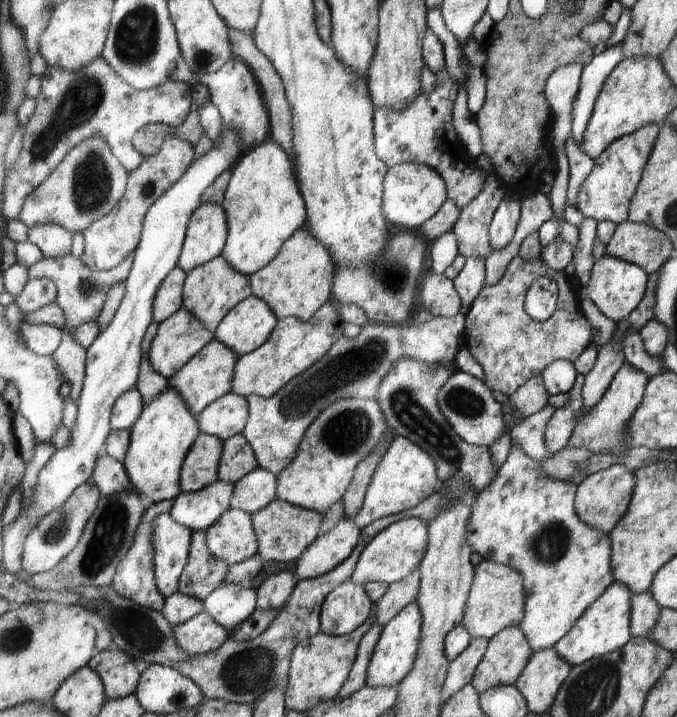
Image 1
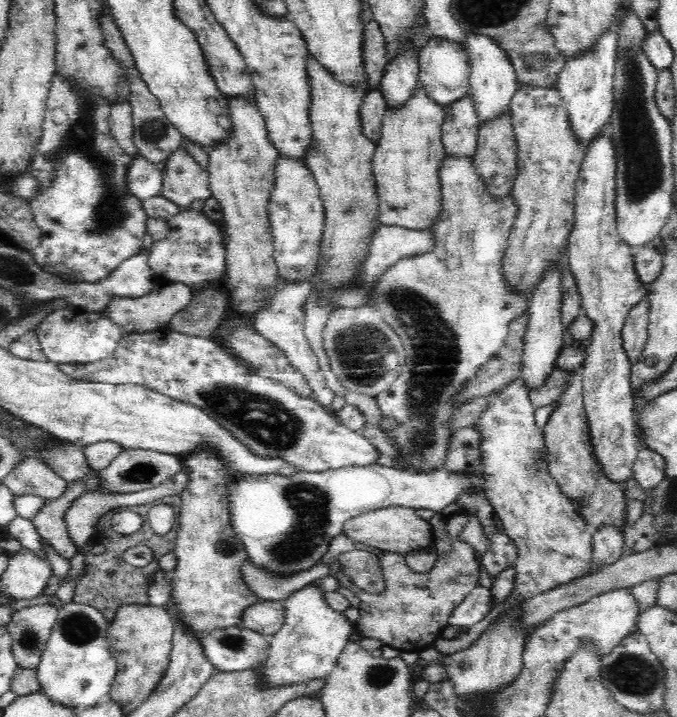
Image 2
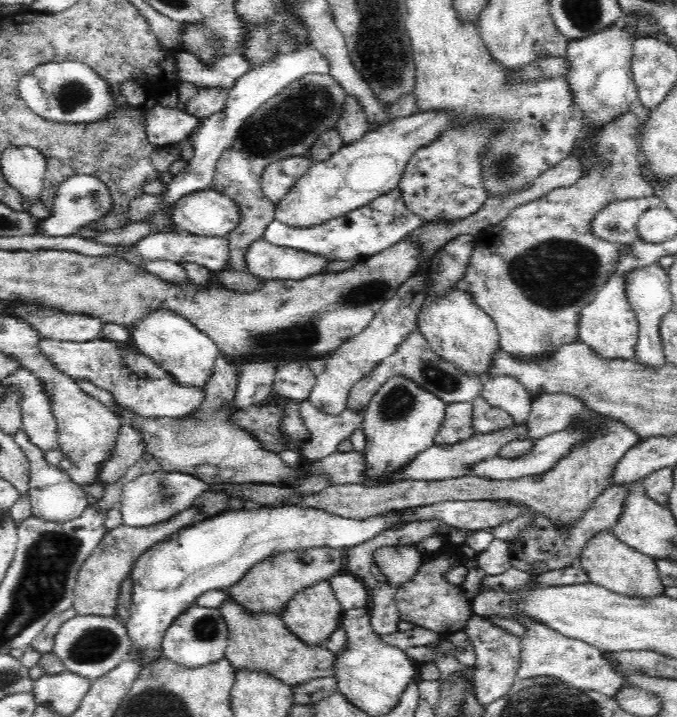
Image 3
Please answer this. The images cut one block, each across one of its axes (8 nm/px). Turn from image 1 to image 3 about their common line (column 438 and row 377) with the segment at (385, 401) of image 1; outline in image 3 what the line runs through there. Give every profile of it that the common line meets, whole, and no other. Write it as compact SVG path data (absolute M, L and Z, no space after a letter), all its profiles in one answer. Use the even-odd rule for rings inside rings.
M417 326L406 336L404 342L398 345L394 354L387 356L374 370L371 370L366 377L351 388L347 399L347 408L358 415L363 414L368 409L371 400L374 399L374 395L378 394L378 390L386 384L388 378L394 378L394 376L403 376L410 382L415 382L448 405L458 402L471 402L481 395L483 387L480 378L468 376L456 369L454 365L442 360L431 349L428 340L420 331L420 327Z

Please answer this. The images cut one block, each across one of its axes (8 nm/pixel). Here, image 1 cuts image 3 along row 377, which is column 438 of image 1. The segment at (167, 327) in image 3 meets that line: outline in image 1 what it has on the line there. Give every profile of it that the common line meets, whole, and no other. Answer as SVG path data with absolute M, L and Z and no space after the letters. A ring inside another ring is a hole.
M403 163L389 169L384 182L383 212L394 229L417 231L447 202L447 184L440 172L417 163Z

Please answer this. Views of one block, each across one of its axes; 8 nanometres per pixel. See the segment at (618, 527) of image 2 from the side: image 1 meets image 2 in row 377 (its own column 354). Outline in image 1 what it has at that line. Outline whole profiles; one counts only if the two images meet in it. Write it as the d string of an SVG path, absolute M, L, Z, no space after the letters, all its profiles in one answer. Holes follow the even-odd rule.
M411 517L391 523L369 541L352 579L357 581L357 584L364 585L373 581L393 584L408 578L417 568L420 568L427 546L429 546L429 525L421 518Z

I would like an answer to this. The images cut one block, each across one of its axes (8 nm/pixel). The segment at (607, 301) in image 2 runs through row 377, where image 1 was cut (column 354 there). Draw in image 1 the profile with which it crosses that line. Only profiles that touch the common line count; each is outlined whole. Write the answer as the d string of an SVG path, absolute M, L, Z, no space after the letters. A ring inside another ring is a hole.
M349 578L327 596L321 612L321 630L336 637L351 634L367 622L373 609L374 602L364 585Z

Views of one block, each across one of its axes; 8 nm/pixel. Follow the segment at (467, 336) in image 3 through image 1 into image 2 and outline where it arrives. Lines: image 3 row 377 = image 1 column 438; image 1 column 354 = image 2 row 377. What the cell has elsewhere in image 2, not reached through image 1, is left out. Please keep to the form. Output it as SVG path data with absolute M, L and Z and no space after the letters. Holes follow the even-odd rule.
M518 376L514 382L504 386L500 390L500 397L497 397L493 406L487 414L480 417L480 421L474 426L483 430L484 441L482 446L483 473L487 476L484 493L490 501L492 508L498 518L502 521L505 534L516 544L517 559L515 562L514 589L512 594L498 604L496 608L482 619L478 624L470 626L468 634L460 638L442 638L439 636L433 643L434 647L443 655L449 656L455 652L461 652L472 645L482 635L489 624L496 620L496 617L507 609L509 604L516 598L534 598L538 594L547 593L548 590L570 584L578 578L586 578L588 575L599 571L605 564L595 562L594 558L594 536L589 531L584 519L580 516L575 505L568 500L560 490L560 485L552 479L548 471L548 464L545 462L545 436L544 430L536 426L534 421L535 407L531 404L528 391L523 386L523 378Z

